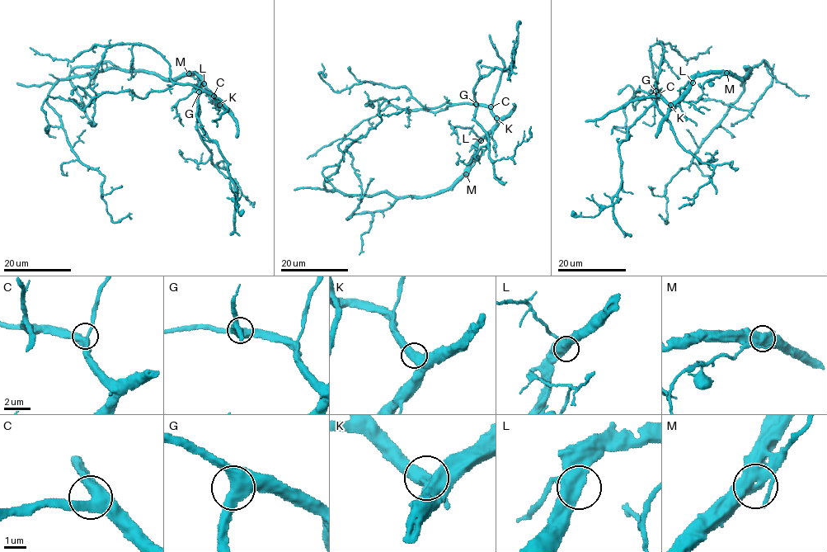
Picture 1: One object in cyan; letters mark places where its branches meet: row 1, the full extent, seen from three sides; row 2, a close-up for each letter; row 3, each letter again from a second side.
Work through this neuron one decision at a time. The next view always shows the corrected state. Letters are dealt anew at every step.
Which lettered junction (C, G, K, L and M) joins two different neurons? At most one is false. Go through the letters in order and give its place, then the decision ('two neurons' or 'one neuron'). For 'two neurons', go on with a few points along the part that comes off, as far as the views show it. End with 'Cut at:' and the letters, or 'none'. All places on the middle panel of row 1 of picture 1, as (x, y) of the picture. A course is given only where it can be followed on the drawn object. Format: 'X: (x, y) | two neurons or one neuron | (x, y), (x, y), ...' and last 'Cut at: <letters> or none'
C: (491, 106) | one neuron
G: (476, 104) | one neuron
K: (496, 118) | one neuron
L: (481, 140) | one neuron
M: (466, 174) | two neurons | (466, 173), (489, 145), (486, 136)
Cut at: M

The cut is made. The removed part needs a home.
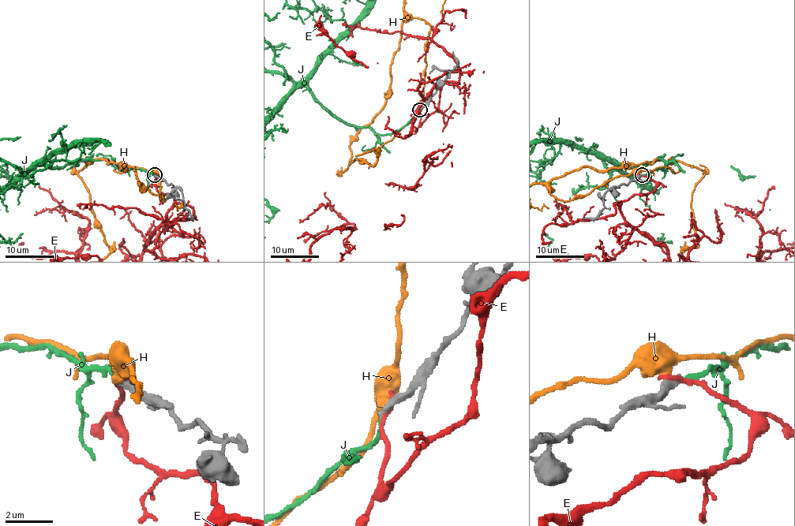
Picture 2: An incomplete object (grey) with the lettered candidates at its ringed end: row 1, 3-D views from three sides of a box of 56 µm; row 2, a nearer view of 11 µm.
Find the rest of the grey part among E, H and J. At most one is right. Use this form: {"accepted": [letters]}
{"accepted": ["J"]}

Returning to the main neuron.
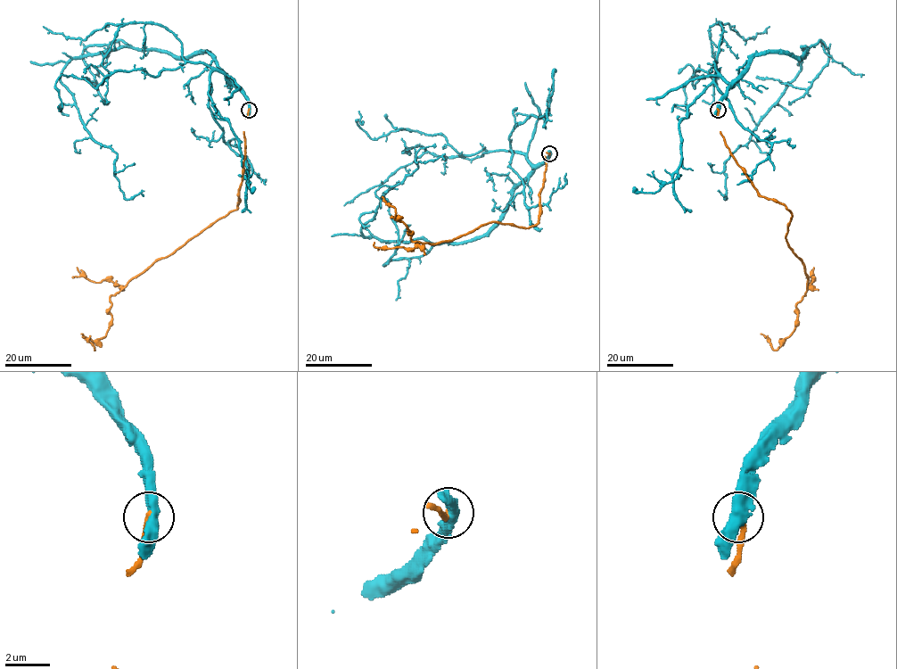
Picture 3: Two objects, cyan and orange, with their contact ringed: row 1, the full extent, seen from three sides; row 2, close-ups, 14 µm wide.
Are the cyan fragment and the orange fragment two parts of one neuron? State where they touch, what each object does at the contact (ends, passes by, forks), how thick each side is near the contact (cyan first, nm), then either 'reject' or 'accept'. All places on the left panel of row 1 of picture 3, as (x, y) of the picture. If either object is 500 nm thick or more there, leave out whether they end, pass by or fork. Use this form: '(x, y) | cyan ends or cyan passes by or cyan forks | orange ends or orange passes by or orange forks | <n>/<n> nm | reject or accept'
(249, 110) | 500/240 nm | reject

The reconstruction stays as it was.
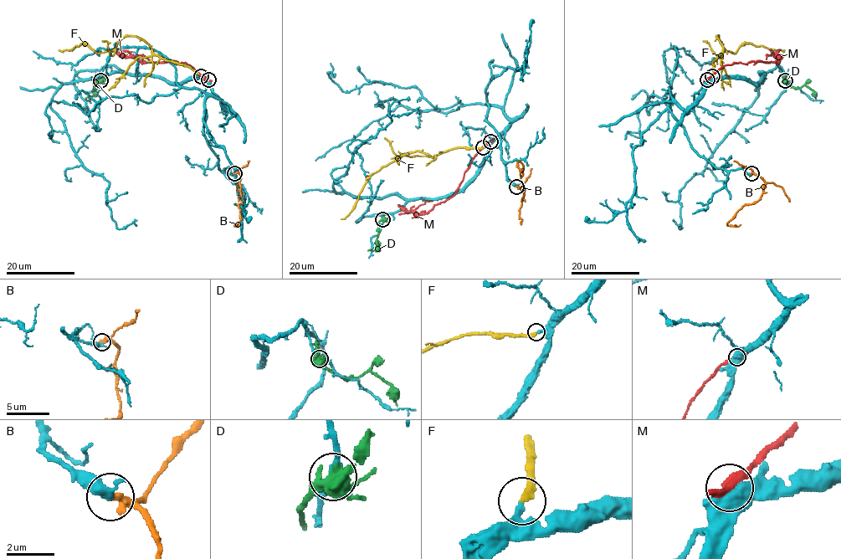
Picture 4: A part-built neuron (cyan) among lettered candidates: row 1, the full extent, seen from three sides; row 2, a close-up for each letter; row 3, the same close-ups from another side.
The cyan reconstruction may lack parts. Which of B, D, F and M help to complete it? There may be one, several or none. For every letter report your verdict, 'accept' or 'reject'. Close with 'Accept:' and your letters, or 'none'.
B: accept
D: reject
F: accept
M: reject
Accept: B, F

